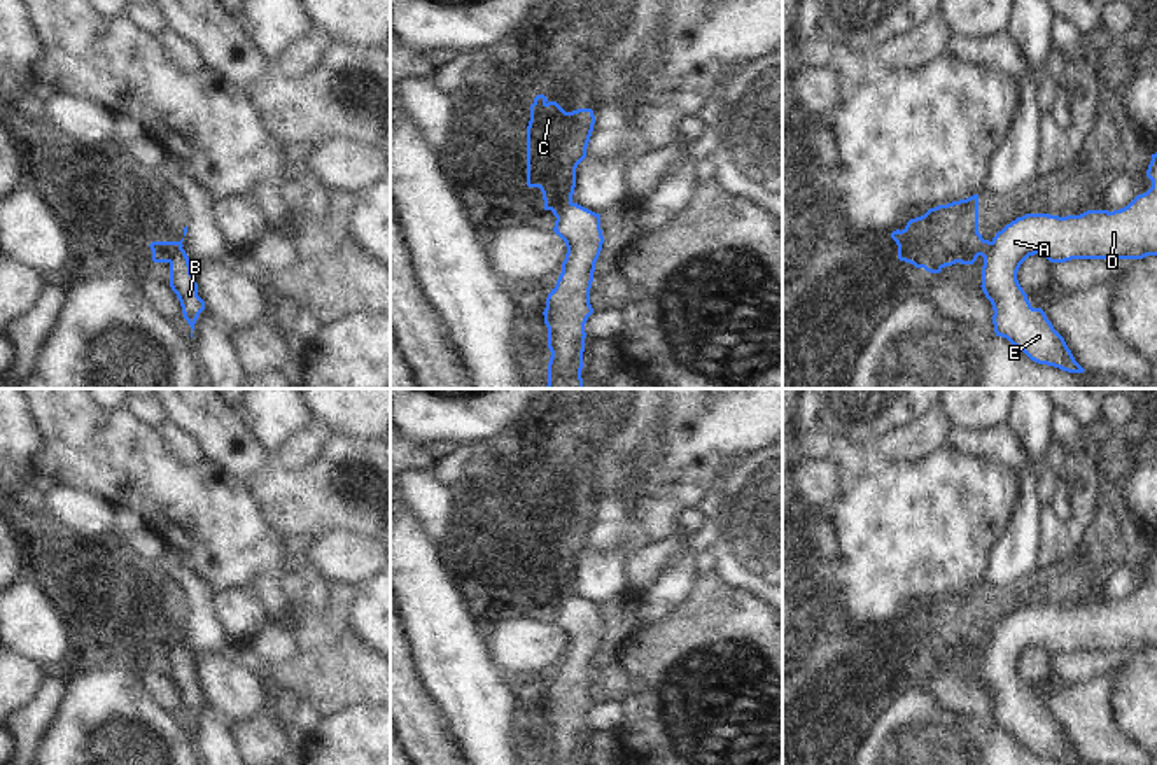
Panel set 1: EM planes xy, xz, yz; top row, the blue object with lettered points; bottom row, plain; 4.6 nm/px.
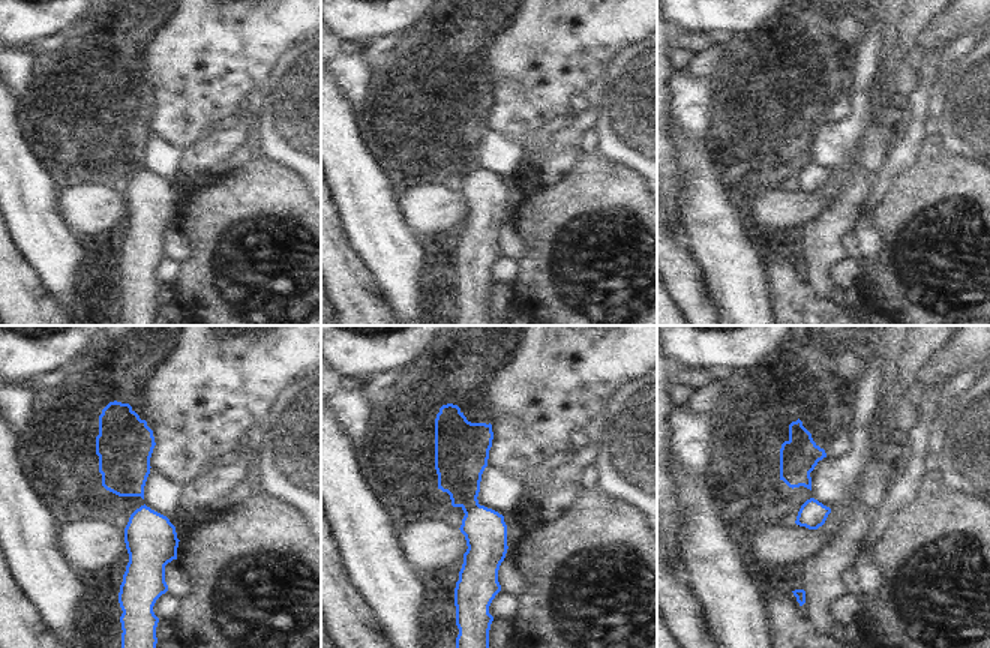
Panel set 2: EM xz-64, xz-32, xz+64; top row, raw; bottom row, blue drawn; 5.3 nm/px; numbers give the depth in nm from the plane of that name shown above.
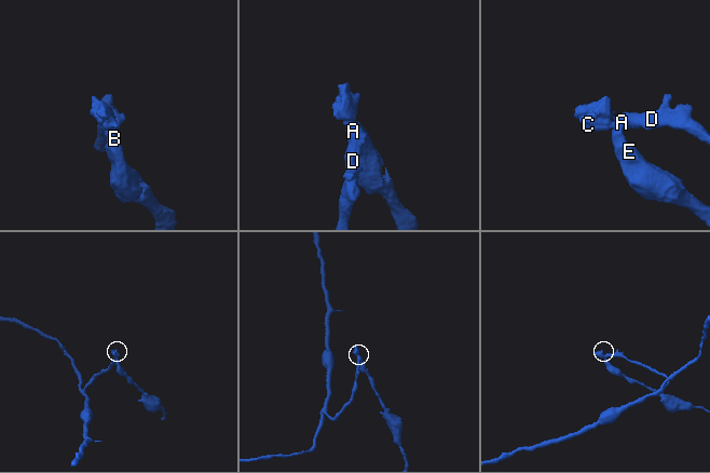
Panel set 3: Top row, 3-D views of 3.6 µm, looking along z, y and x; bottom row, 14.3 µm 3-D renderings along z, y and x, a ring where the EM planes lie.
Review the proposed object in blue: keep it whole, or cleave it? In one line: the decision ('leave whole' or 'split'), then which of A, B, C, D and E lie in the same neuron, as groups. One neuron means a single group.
split; A B D E / C

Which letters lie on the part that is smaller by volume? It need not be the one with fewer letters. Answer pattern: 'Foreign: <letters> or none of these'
Foreign: C

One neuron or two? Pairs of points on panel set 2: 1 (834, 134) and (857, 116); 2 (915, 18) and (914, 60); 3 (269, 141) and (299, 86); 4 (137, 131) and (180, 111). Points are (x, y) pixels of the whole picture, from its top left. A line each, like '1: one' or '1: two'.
1: one
2: two
3: one
4: one

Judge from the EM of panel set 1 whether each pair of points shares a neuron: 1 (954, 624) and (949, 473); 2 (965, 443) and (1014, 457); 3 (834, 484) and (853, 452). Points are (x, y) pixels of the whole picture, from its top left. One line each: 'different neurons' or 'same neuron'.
1: same neuron
2: same neuron
3: different neurons

